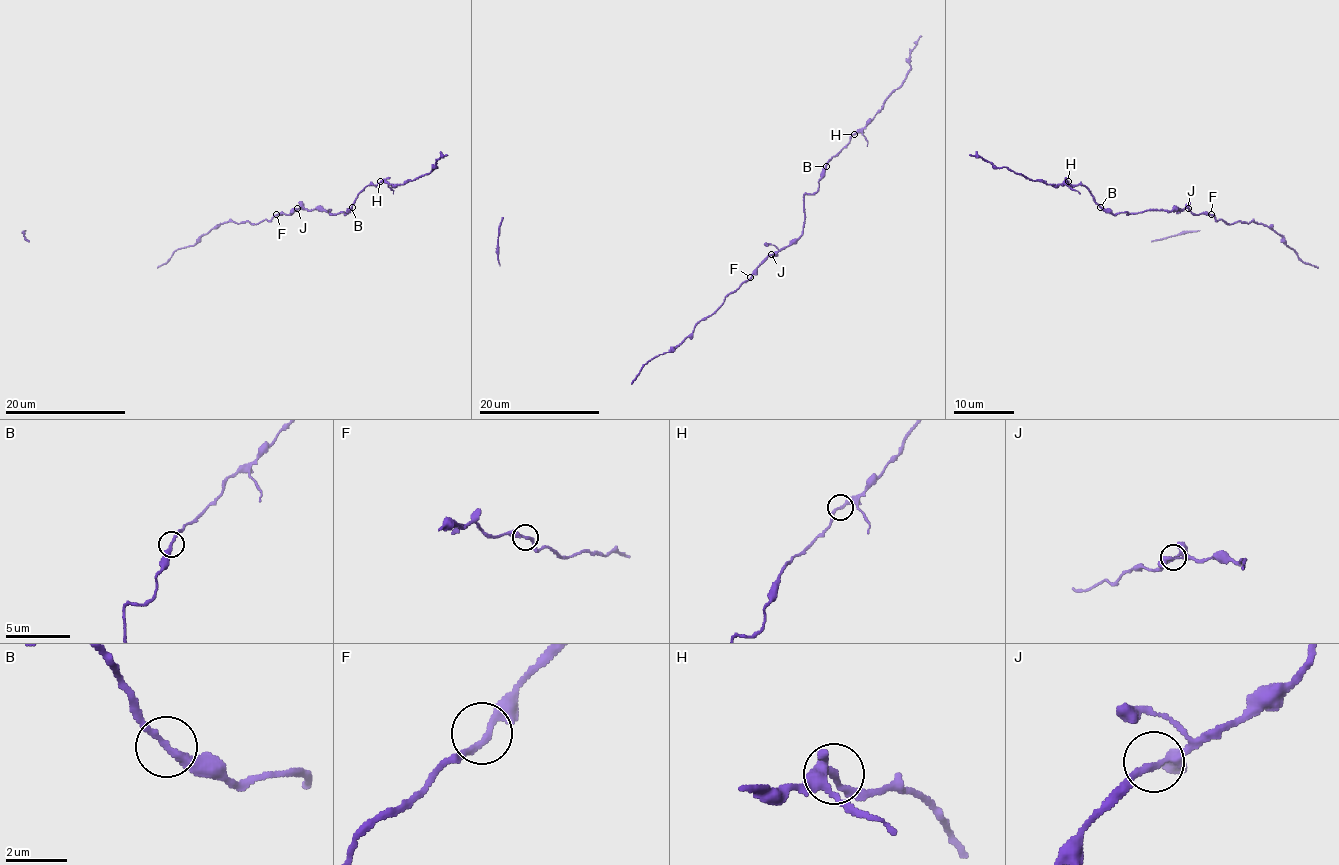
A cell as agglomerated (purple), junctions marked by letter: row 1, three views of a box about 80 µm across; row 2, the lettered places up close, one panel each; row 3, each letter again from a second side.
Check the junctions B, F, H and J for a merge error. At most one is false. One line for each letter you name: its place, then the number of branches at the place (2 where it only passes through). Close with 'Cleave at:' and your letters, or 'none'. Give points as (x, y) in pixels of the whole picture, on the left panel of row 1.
H: Place: (380, 181). Branches: 3
Cleave at: H

